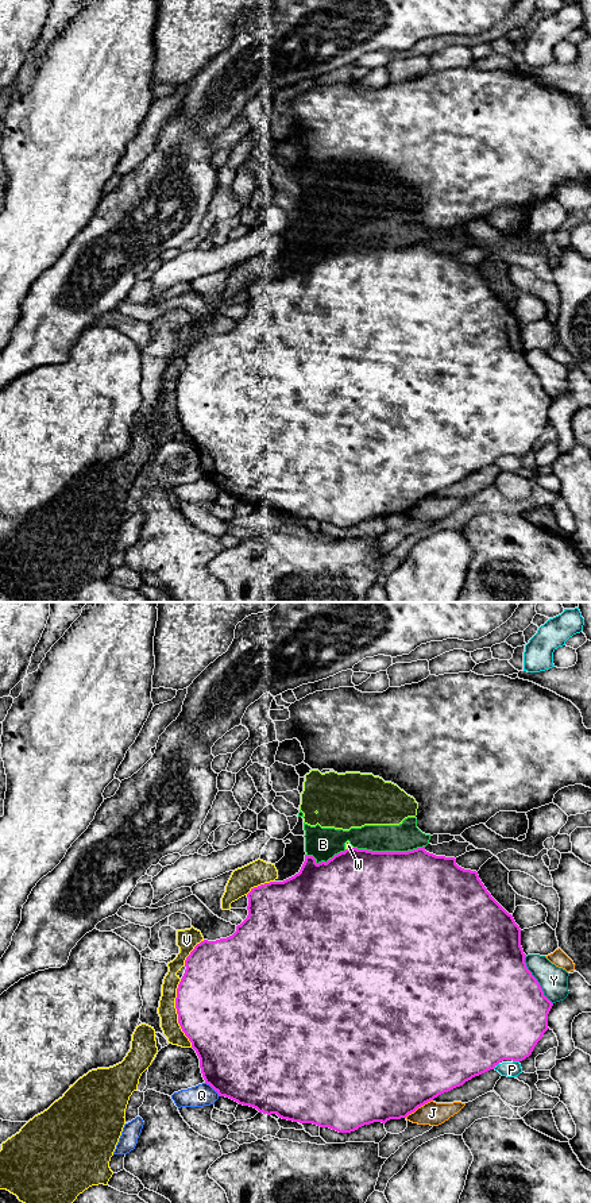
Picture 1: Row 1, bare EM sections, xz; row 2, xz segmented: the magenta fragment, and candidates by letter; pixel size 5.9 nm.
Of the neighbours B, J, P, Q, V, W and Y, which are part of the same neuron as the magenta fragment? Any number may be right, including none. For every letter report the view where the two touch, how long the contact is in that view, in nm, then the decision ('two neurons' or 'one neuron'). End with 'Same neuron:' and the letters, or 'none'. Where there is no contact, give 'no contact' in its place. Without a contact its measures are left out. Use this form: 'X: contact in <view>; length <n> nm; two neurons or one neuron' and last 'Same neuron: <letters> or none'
B: contact in xz; length 420 nm; two neurons
J: contact in xz; length 200 nm; two neurons
P: contact in xz; length 50 nm; two neurons
Q: contact in xz; length 120 nm; two neurons
V: contact in xz; length 420 nm; two neurons
W: contact in xz; length 50 nm; two neurons
Y: contact in xz; length 340 nm; two neurons
Same neuron: none

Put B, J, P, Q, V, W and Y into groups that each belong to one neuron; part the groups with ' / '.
B V W / J / P / Q / Y

